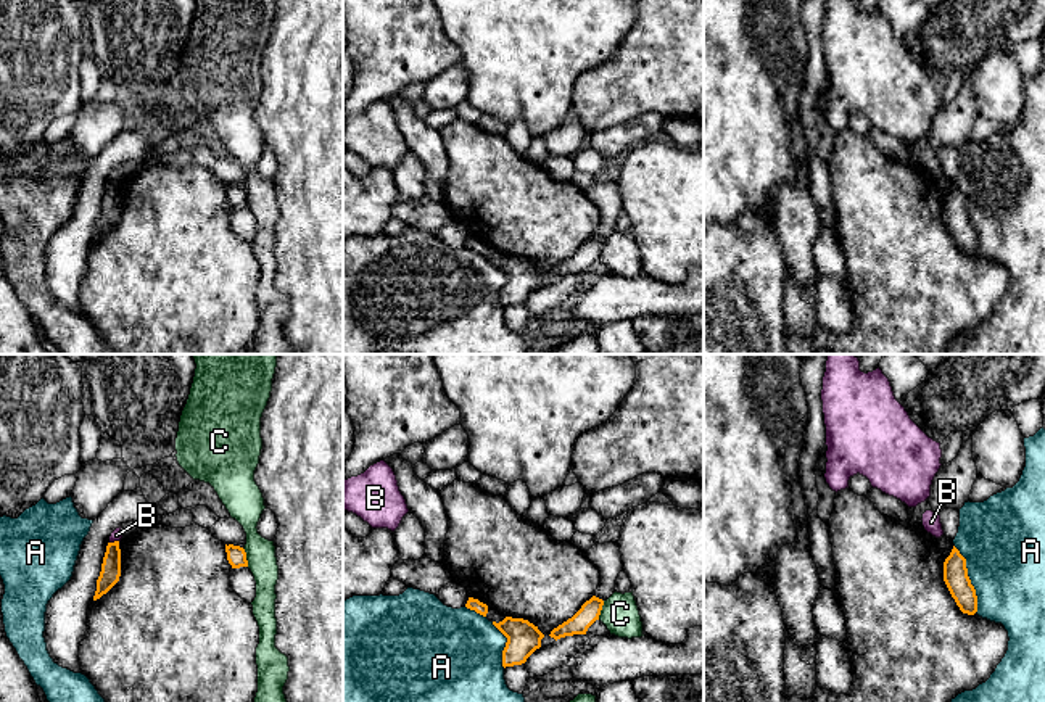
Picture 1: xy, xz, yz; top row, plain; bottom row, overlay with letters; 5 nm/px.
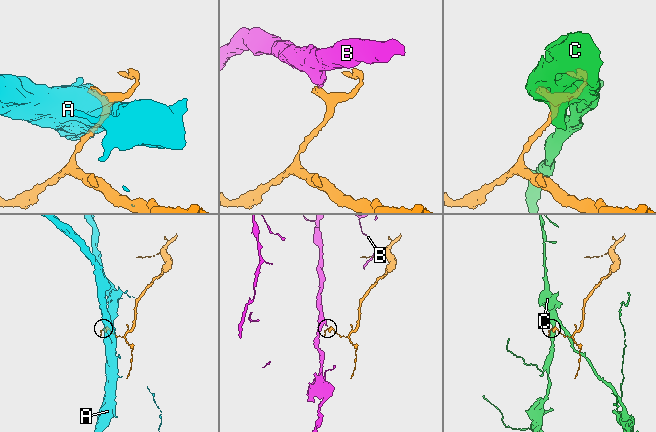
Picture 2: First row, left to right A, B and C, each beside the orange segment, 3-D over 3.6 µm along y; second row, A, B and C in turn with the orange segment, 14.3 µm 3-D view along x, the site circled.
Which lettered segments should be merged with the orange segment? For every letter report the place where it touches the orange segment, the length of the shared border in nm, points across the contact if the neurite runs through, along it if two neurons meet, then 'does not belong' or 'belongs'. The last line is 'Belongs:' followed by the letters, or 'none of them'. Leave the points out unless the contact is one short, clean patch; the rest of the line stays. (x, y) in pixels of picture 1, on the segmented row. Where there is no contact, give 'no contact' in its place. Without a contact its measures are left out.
A: yz (970, 580) | 360 nm | does not belong
B: xy (115, 541) | 50 nm | along xy (118, 540), (110, 543) | does not belong
C: xy (245, 557) | 100 nm | along xy (242, 548), (248, 565) | does not belong
Belongs: none of them

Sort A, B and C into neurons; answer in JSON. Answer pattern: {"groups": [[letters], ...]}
{"groups": [["A"], ["B"], ["C"]]}

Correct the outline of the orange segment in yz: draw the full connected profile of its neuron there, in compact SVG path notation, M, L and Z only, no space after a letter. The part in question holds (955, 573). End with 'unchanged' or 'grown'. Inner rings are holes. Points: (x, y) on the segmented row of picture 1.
M955 546L944 562L944 581L960 610L974 615L977 612L976 589L968 576L966 559Z; unchanged

